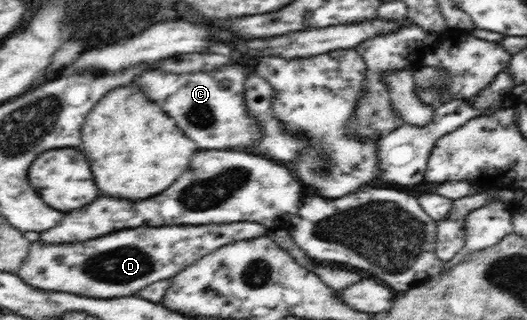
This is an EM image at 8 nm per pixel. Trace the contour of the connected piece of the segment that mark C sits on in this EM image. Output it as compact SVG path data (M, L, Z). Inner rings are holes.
M227 65L213 69L213 73L163 73L163 71L147 71L139 77L135 77L135 85L151 97L171 119L175 119L175 125L197 143L199 149L229 149L229 147L249 147L255 145L262 136L258 121L250 116L246 108L246 97L244 97L244 85L248 78L247 73L241 65Z

